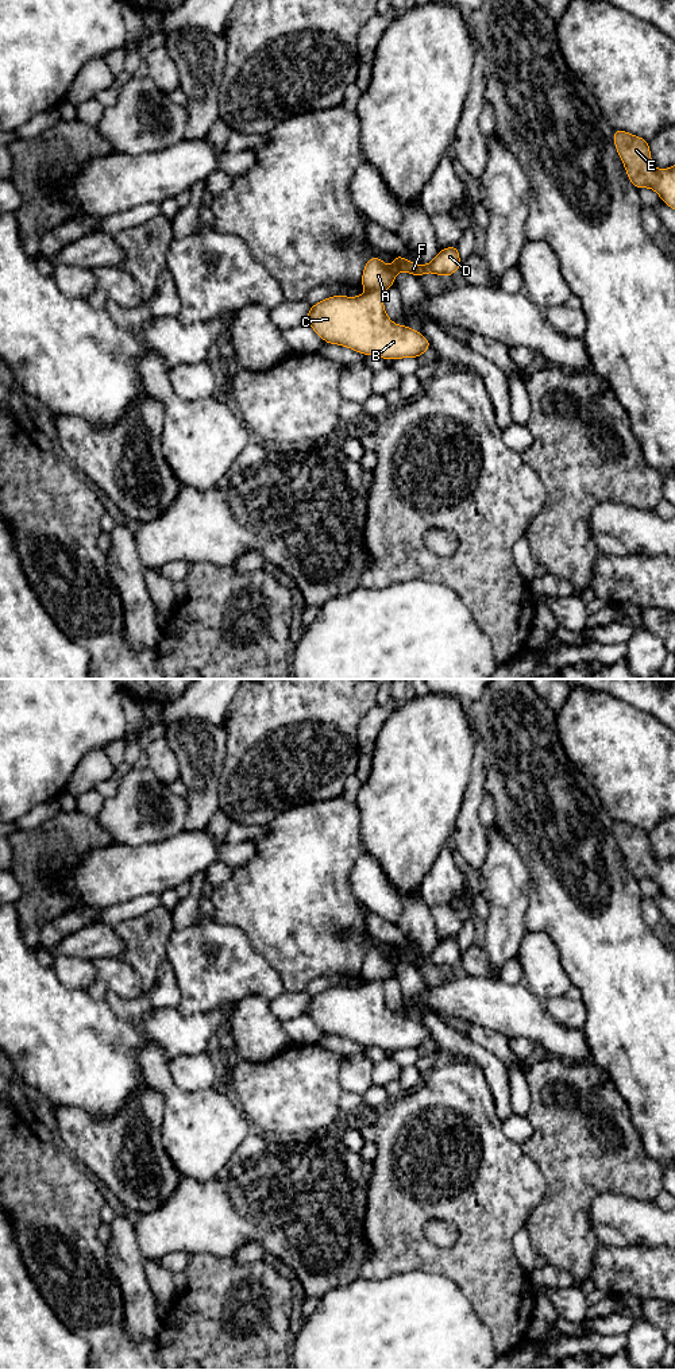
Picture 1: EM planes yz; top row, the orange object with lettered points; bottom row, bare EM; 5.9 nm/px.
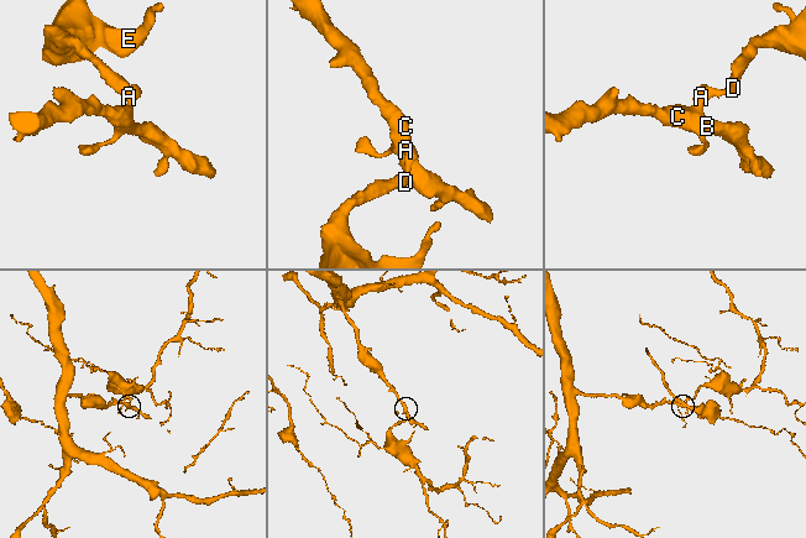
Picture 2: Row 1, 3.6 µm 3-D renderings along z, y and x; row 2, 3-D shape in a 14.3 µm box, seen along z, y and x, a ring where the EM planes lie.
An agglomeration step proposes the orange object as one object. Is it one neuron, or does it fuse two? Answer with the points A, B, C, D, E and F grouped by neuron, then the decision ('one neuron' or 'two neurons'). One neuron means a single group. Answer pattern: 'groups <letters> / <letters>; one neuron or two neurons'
groups A D E F / B C; two neurons

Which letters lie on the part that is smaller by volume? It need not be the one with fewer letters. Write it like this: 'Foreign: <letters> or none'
Foreign: A, D, E, F

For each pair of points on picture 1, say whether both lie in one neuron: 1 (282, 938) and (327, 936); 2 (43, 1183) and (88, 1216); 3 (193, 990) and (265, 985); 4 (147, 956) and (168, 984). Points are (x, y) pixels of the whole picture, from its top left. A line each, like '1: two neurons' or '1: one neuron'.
1: one neuron
2: one neuron
3: one neuron
4: two neurons

